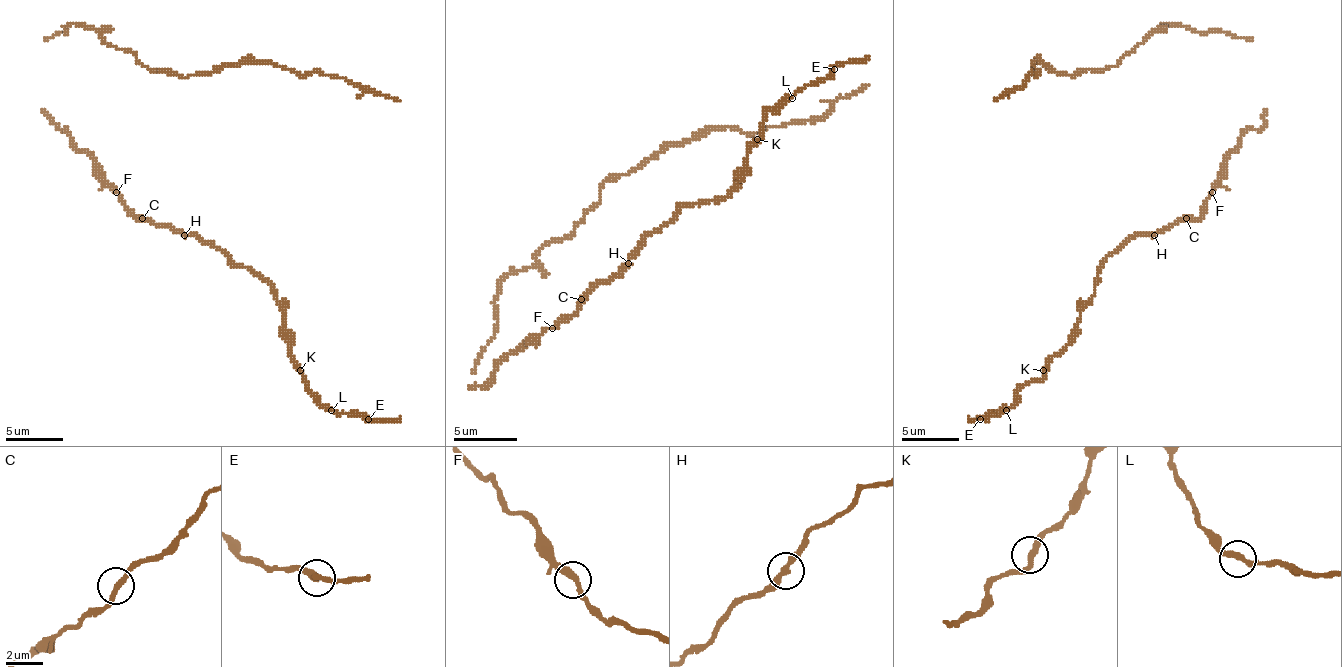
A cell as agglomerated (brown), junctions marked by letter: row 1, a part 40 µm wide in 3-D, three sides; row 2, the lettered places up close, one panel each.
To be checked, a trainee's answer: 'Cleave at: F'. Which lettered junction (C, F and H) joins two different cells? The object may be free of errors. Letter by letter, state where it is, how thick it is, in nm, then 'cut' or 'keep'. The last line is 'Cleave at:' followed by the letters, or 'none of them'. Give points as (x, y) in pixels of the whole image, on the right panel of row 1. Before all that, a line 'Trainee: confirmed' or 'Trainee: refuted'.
Trainee: refuted
C: at (1186, 218); 280 nm thick; keep
F: at (1212, 192); 280 nm thick; keep
H: at (1154, 235); 300 nm thick; keep
Cleave at: none of them

